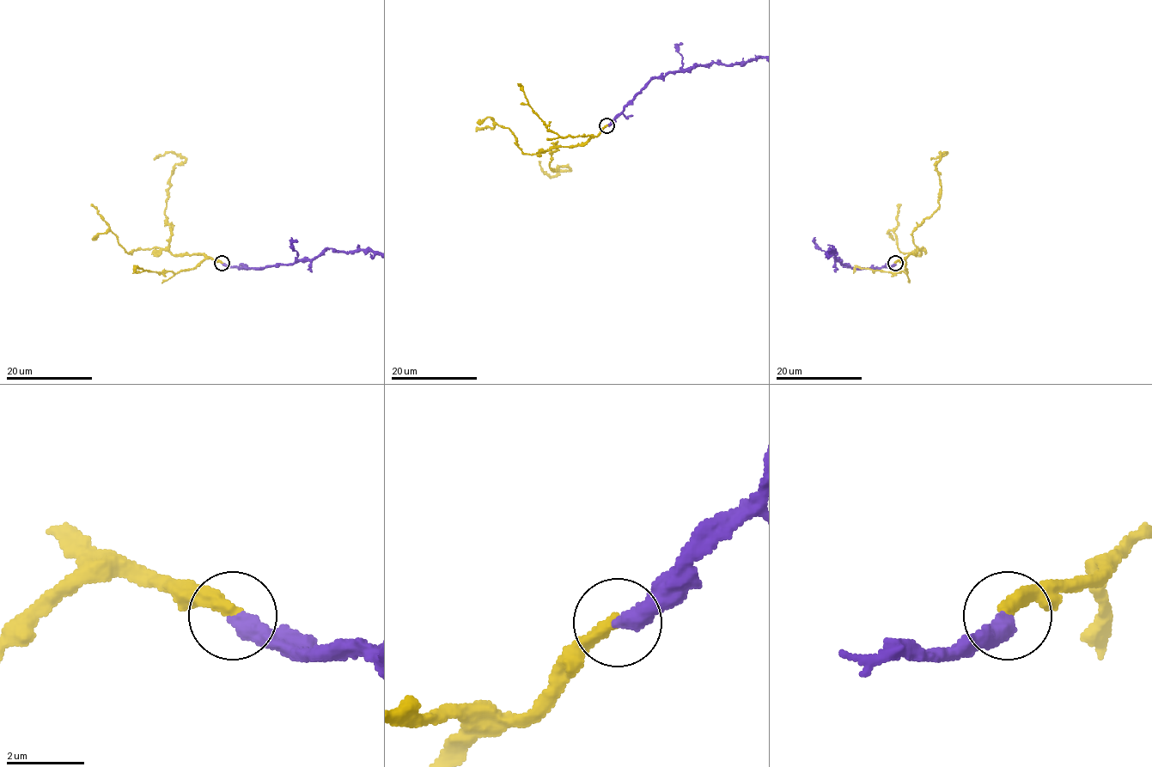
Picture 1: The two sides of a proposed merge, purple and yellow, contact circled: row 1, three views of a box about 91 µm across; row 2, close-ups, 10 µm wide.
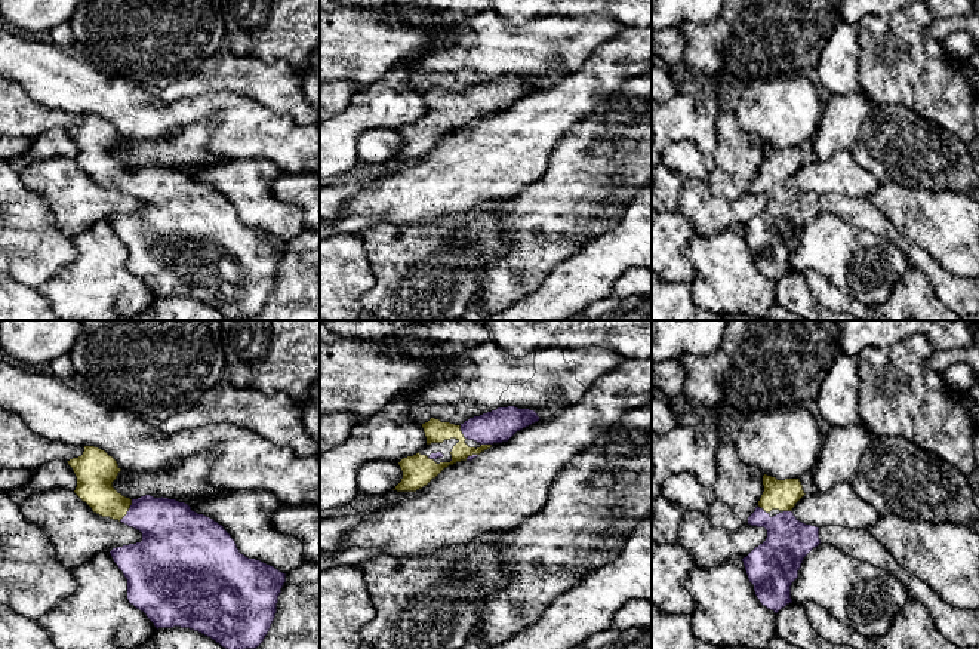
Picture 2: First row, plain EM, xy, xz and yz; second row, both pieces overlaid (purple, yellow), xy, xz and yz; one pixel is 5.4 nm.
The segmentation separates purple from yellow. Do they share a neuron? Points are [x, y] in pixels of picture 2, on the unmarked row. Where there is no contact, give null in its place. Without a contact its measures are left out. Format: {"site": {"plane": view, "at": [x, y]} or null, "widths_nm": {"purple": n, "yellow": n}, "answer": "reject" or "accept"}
{"site": {"plane": "xy", "at": [129, 178]}, "widths_nm": {"purple": 320, "yellow": 190}, "answer": "accept"}

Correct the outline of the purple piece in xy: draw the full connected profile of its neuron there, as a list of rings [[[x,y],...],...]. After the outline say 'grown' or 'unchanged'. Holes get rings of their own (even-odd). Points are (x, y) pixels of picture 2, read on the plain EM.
[[[84,114],[78,126],[67,129],[77,145],[74,162],[86,170],[93,181],[118,188],[142,202],[142,209],[110,219],[114,231],[127,247],[127,268],[158,296],[190,296],[198,299],[228,319],[256,317],[268,302],[277,282],[277,271],[286,250],[286,242],[256,227],[240,221],[235,209],[213,187],[198,182],[185,170],[151,163],[130,167],[113,156],[121,136],[105,119]]] | grown

